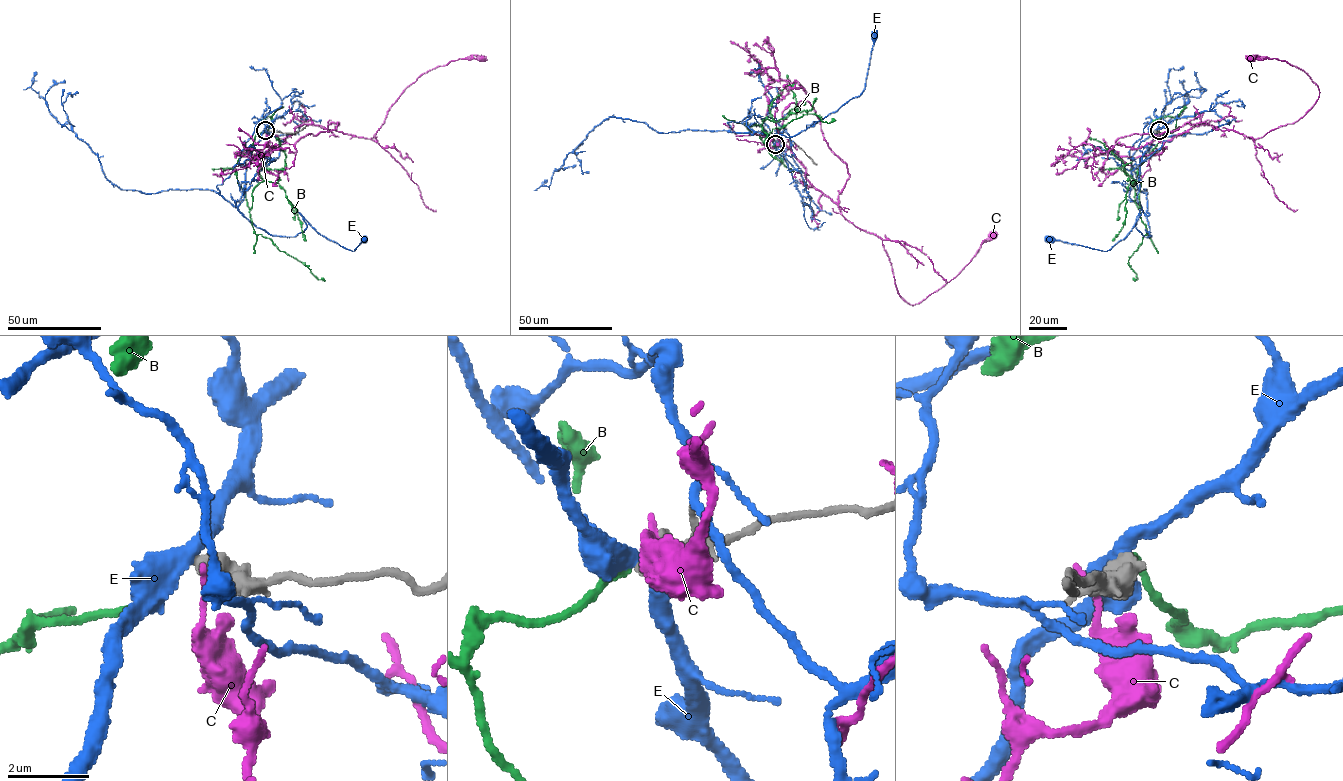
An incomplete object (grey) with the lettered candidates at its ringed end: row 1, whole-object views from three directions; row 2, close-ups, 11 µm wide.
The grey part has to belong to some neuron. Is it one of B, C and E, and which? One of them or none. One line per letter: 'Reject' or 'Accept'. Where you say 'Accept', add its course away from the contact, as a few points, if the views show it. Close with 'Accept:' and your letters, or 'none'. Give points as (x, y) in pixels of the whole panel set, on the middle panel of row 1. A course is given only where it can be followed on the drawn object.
B: Accept. Its course: (775, 144), (766, 148), (744, 124), (759, 125), (766, 119), (777, 121), (796, 111), (806, 112), (816, 98)
C: Reject
E: Reject
Accept: B

